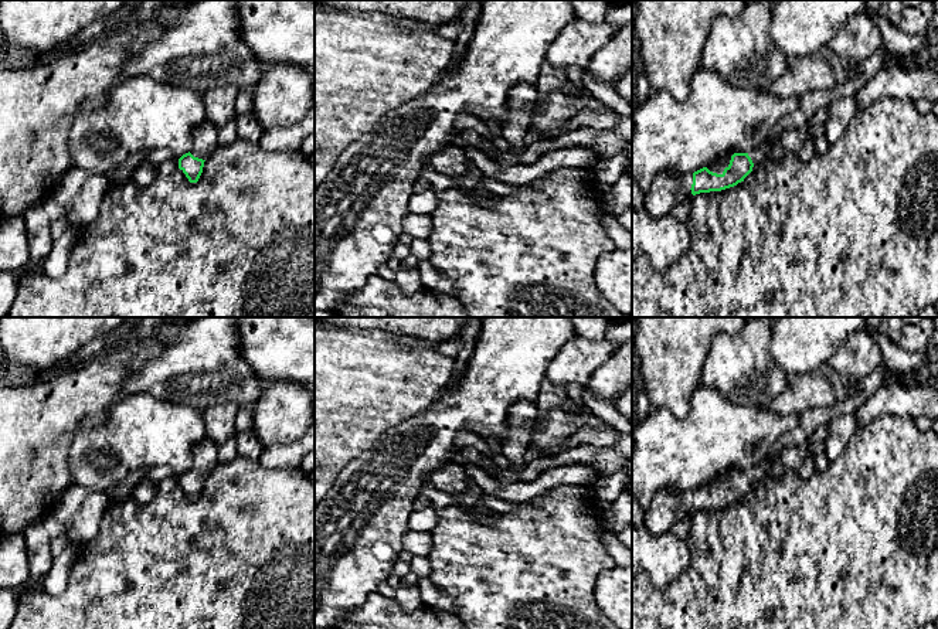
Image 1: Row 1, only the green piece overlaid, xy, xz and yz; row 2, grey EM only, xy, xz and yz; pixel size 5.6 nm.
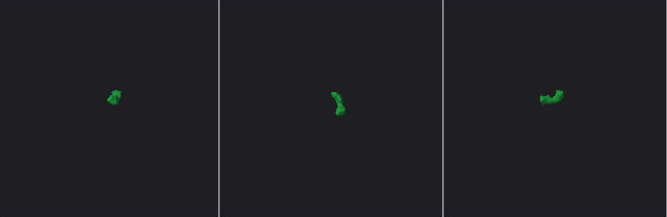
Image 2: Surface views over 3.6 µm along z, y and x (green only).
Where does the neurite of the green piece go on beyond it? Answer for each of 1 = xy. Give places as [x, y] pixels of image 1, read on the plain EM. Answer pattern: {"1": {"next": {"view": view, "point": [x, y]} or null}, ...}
{"1": {"next": {"view": "xy", "point": [204, 456]}}}

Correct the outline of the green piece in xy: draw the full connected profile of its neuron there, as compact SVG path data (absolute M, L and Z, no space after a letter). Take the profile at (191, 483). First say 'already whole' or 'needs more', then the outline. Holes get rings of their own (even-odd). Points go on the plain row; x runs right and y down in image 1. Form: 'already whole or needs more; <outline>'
needs more; M205 438L193 450L193 463L188 470L179 476L179 486L190 500L197 500L204 484L205 476L218 465L218 445Z

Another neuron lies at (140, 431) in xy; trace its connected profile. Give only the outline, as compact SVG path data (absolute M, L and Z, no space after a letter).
M149 394L122 395L106 412L103 425L84 422L72 439L69 470L74 486L111 493L142 468L169 466L177 476L193 463L194 448L207 438L201 411Z

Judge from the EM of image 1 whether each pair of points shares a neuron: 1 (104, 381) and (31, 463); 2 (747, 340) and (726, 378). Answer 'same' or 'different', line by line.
1: same
2: same

